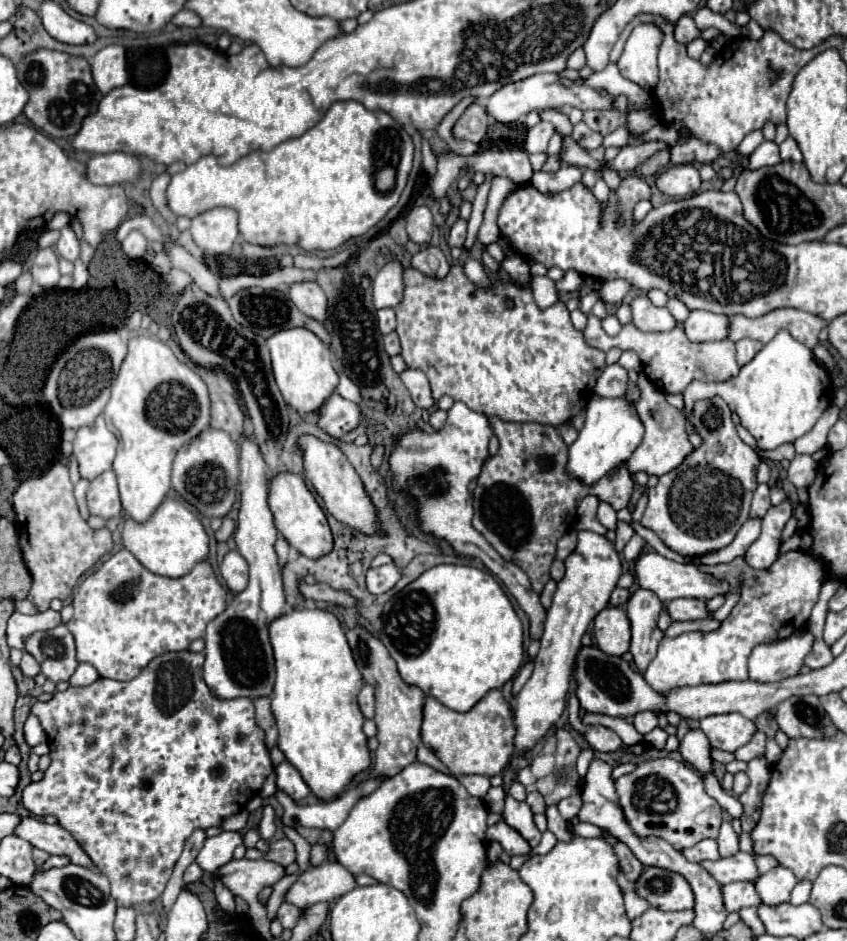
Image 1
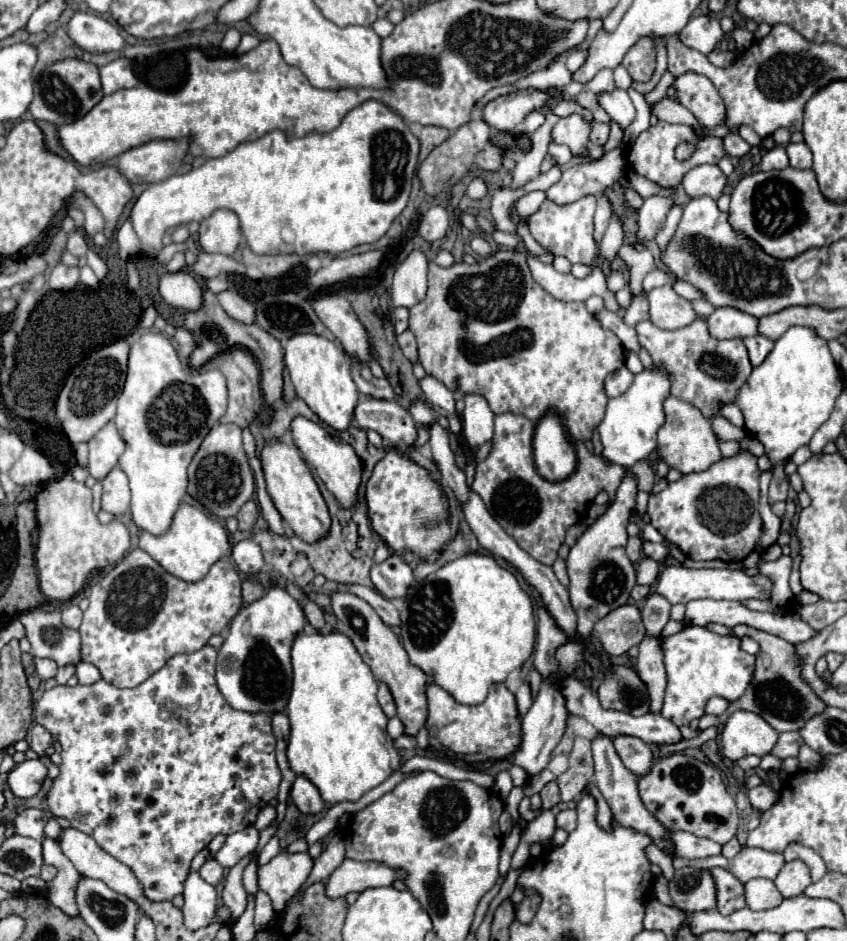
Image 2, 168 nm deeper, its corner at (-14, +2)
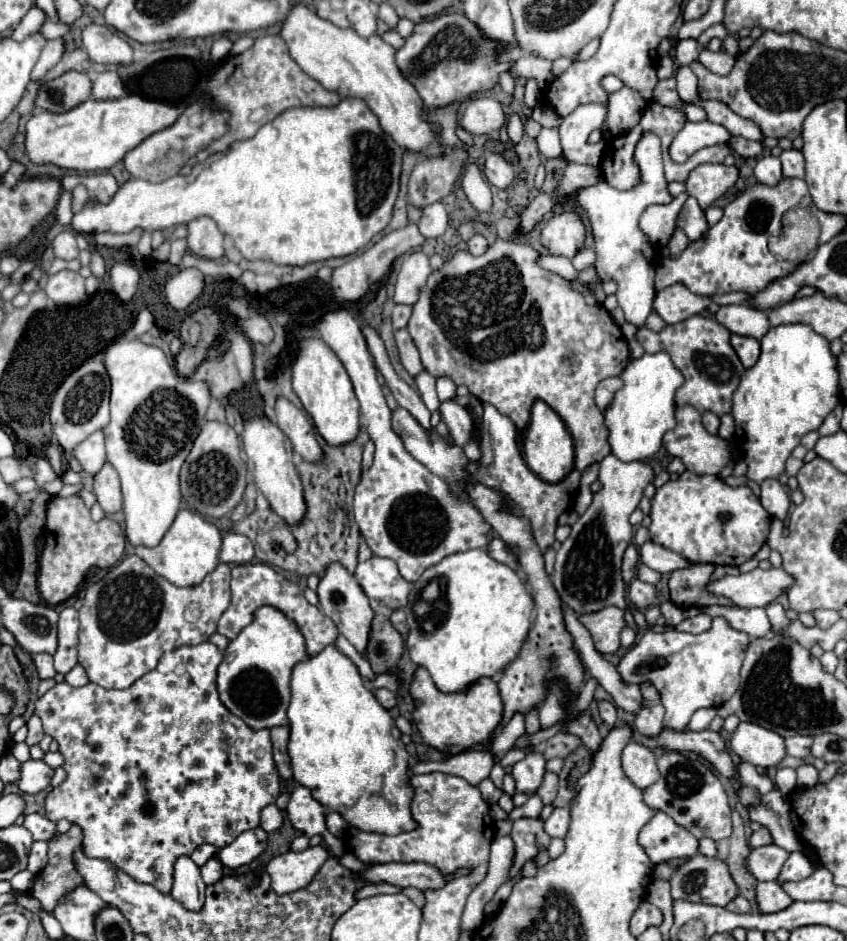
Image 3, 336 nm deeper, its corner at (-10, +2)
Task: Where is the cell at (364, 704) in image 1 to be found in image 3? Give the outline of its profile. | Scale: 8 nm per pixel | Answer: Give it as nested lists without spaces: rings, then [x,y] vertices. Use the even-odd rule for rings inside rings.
[[[386,688],[376,690],[376,692],[374,692],[374,696],[376,696],[376,700],[378,700],[384,708],[394,708],[394,706],[398,704],[396,694],[394,694],[394,692],[390,692],[390,690],[386,690]]]

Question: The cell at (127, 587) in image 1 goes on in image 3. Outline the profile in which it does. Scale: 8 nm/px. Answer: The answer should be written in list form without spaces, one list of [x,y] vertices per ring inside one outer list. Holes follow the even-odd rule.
[[[136,554],[124,558],[118,566],[96,584],[86,588],[84,606],[80,608],[80,646],[78,662],[84,666],[90,682],[102,688],[130,688],[140,676],[154,670],[164,652],[176,650],[186,644],[200,644],[208,640],[218,626],[220,616],[230,604],[230,566],[218,564],[202,584],[180,588],[158,576],[144,560]]]

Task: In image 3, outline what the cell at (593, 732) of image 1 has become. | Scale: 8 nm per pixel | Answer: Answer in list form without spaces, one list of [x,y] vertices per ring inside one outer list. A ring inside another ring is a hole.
[[[634,740],[628,742],[622,752],[622,768],[630,782],[636,784],[640,790],[646,790],[660,778],[660,772],[656,768],[656,756],[652,754],[652,750]]]

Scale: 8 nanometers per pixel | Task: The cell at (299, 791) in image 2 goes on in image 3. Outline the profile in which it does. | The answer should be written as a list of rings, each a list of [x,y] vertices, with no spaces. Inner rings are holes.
[[[304,786],[294,788],[294,792],[290,796],[290,804],[286,808],[286,814],[288,814],[290,824],[296,830],[304,832],[308,838],[312,838],[314,834],[324,836],[330,852],[344,854],[344,844],[340,840],[336,840],[324,824],[324,806],[312,798],[308,788],[304,788]]]

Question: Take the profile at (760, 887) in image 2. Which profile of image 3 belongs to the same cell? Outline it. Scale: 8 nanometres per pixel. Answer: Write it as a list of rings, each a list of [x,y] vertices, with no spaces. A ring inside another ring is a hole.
[[[758,882],[756,888],[756,900],[760,906],[760,912],[772,914],[788,908],[794,900],[780,888],[778,882]]]

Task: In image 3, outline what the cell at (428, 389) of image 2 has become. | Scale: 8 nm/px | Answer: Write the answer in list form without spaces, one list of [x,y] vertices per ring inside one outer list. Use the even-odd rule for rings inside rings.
[[[448,400],[448,402],[442,402],[438,412],[440,412],[442,420],[448,424],[448,430],[450,430],[454,444],[464,446],[468,440],[472,440],[474,418],[470,416],[468,408],[462,408],[454,400]]]

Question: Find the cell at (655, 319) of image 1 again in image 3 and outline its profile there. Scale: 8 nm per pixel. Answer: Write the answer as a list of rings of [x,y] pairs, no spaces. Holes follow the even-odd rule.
[[[678,282],[656,294],[654,310],[664,318],[666,324],[676,324],[704,312],[710,302],[712,300],[708,296],[698,296]]]

